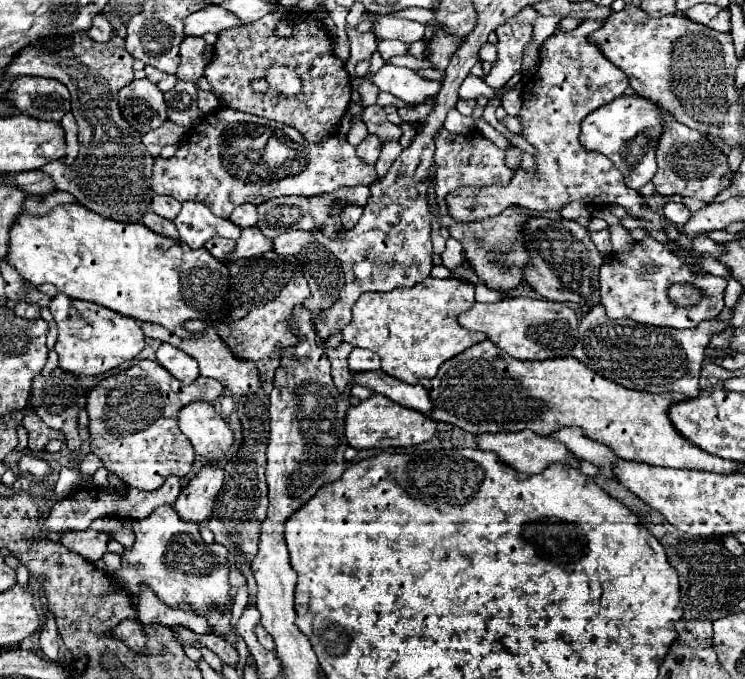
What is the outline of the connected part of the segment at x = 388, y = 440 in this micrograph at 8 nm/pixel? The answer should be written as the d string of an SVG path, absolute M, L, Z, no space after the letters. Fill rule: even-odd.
M371 394L365 402L359 402L349 408L345 418L345 436L353 448L409 448L431 440L437 434L437 422L425 416L423 412L399 406L387 396Z

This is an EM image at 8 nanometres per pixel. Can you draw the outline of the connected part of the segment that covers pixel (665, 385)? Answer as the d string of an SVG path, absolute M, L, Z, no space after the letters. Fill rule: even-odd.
M593 306L579 324L579 334L571 356L601 374L603 378L631 390L653 394L679 392L685 398L699 396L699 374L703 368L705 346L713 332L721 332L723 324L707 320L689 330L659 328L637 324L631 320L611 320L603 306Z

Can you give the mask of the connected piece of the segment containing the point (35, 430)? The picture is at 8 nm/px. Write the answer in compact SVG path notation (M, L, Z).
M35 412L25 414L23 426L29 432L29 448L31 450L45 450L45 446L51 440L65 440L63 432L47 428L47 424L43 424L43 420L39 420L39 416L35 416Z

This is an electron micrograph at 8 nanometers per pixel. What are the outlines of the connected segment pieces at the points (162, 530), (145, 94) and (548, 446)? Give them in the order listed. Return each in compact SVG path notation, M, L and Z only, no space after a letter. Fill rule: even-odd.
M171 504L155 508L147 518L133 524L135 546L125 550L121 560L121 570L111 574L119 580L119 586L135 598L141 584L147 584L165 604L177 606L179 602L189 602L191 606L205 612L211 604L223 604L229 598L227 582L227 548L203 542L197 522L187 522L177 516Z
M147 78L133 80L119 90L119 108L123 118L141 134L159 128L167 120L163 92Z
M527 430L481 434L477 436L477 444L481 450L495 452L499 460L525 474L537 474L551 462L565 464L569 452L561 442Z

